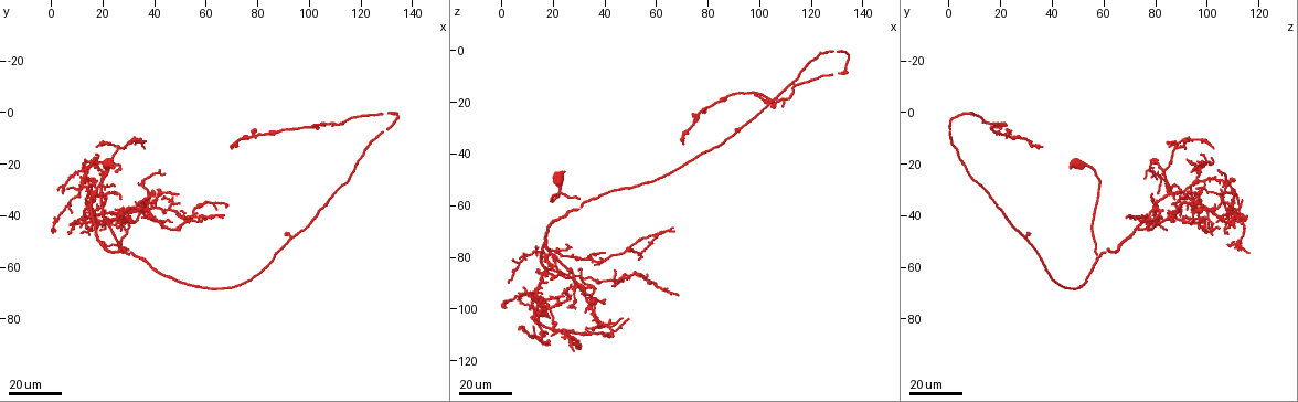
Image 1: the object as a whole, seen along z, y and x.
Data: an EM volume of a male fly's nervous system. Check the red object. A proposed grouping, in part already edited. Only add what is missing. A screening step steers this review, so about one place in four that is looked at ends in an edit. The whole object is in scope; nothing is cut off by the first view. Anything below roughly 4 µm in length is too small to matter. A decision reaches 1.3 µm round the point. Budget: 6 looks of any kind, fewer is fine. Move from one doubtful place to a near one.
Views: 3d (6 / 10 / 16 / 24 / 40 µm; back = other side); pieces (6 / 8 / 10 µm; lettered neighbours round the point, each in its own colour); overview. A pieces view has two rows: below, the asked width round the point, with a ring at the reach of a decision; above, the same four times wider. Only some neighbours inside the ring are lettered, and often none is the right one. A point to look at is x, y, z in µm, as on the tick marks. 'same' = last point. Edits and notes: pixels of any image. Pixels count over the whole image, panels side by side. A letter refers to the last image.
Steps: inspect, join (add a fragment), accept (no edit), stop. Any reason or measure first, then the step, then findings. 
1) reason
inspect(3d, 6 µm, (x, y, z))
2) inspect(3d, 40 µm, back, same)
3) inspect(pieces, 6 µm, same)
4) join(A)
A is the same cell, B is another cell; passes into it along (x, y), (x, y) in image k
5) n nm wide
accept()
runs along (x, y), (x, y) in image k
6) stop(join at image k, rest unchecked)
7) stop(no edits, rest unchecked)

branch stops here
inspect(3d, 24 µm, (67, 40, 70))

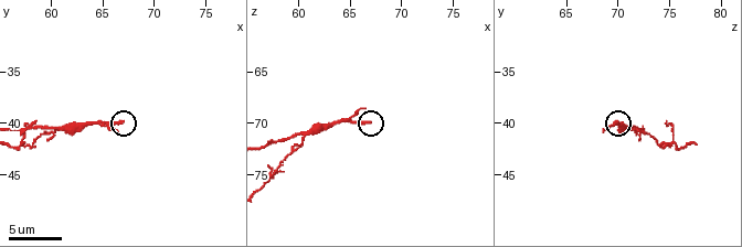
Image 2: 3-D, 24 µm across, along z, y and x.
inspect(pieces, 10 µm, (66.6, 39.8, 69.8))

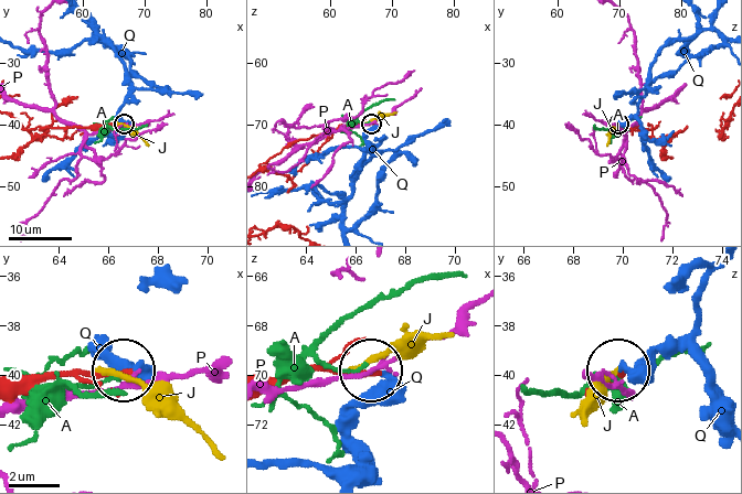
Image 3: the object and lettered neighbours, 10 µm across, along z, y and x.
accept()
A, J, P and Q are other cells; runs along (35, 138), (70, 138), (85, 128), (124, 124) in image 3; no lettered fragment goes on from it

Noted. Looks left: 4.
an open end
inspect(3d, 16 µm, (49, 31, 104))

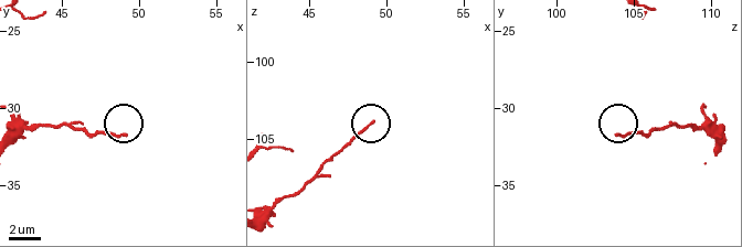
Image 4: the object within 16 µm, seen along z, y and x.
inspect(pieces, 6 µm, (49.2, 31.8, 104.0))

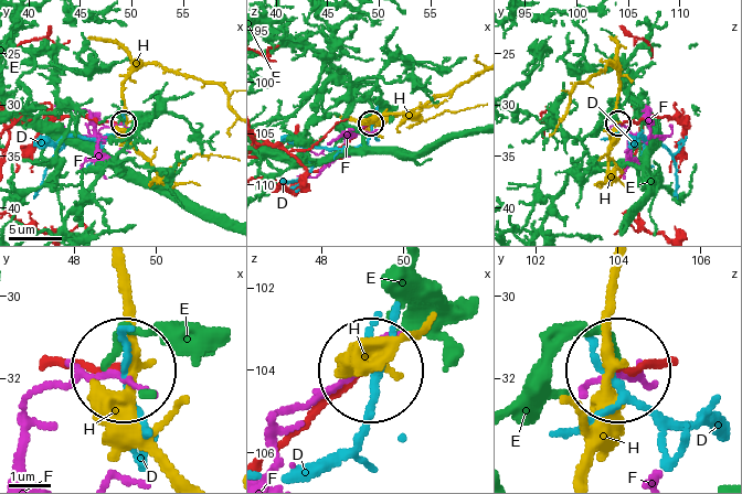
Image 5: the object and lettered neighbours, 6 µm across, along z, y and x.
130 nm wide
accept()
D, E, F and H are other cells; no lettered fragment goes on from it

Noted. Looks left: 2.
branch stops here
inspect(3d, 24 µm, (42, 22, 104))

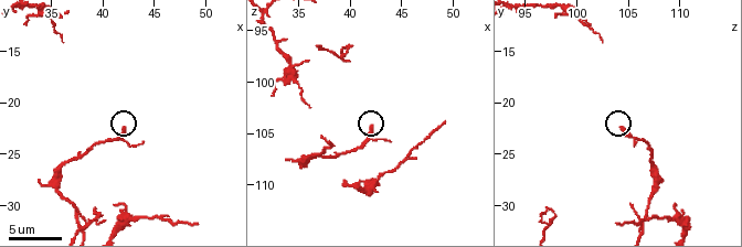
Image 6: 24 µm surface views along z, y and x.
inspect(pieces, 10 µm, (42.2, 22.6, 104.2))

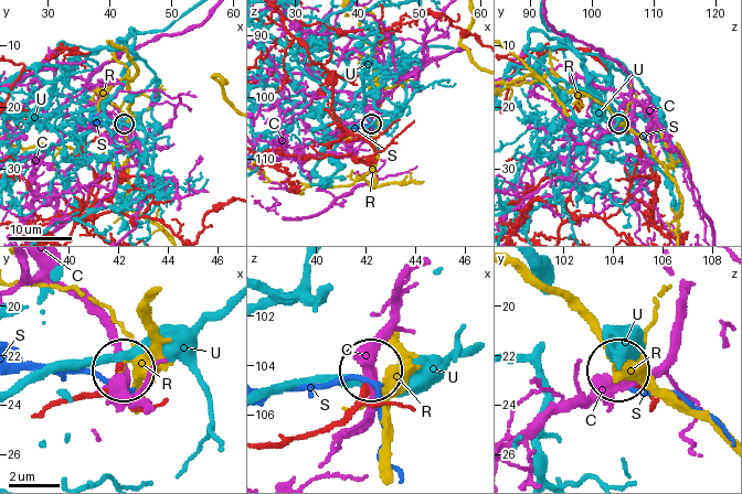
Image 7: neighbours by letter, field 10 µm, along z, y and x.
290 nm wide
accept()
C, R, S and U are other cells; no lettered fragment goes on from it

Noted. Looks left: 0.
stop(no edits, rest unchecked)

